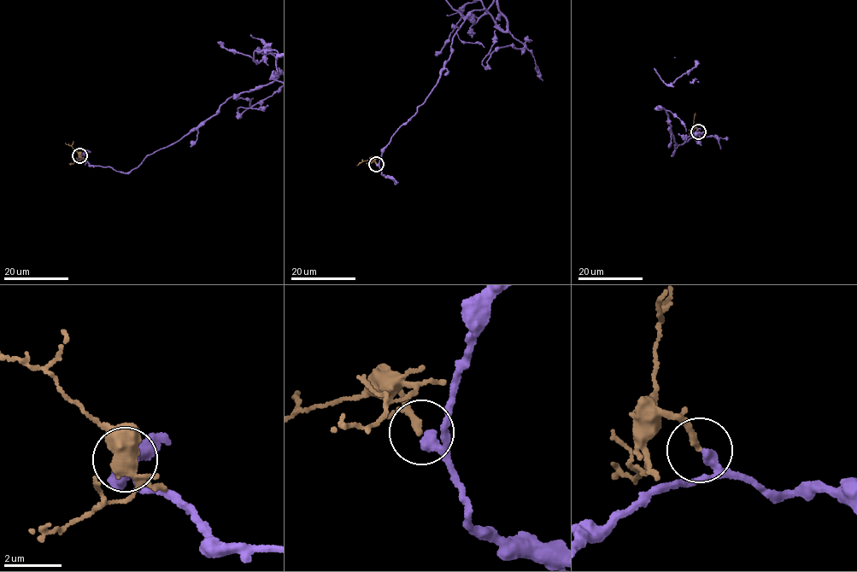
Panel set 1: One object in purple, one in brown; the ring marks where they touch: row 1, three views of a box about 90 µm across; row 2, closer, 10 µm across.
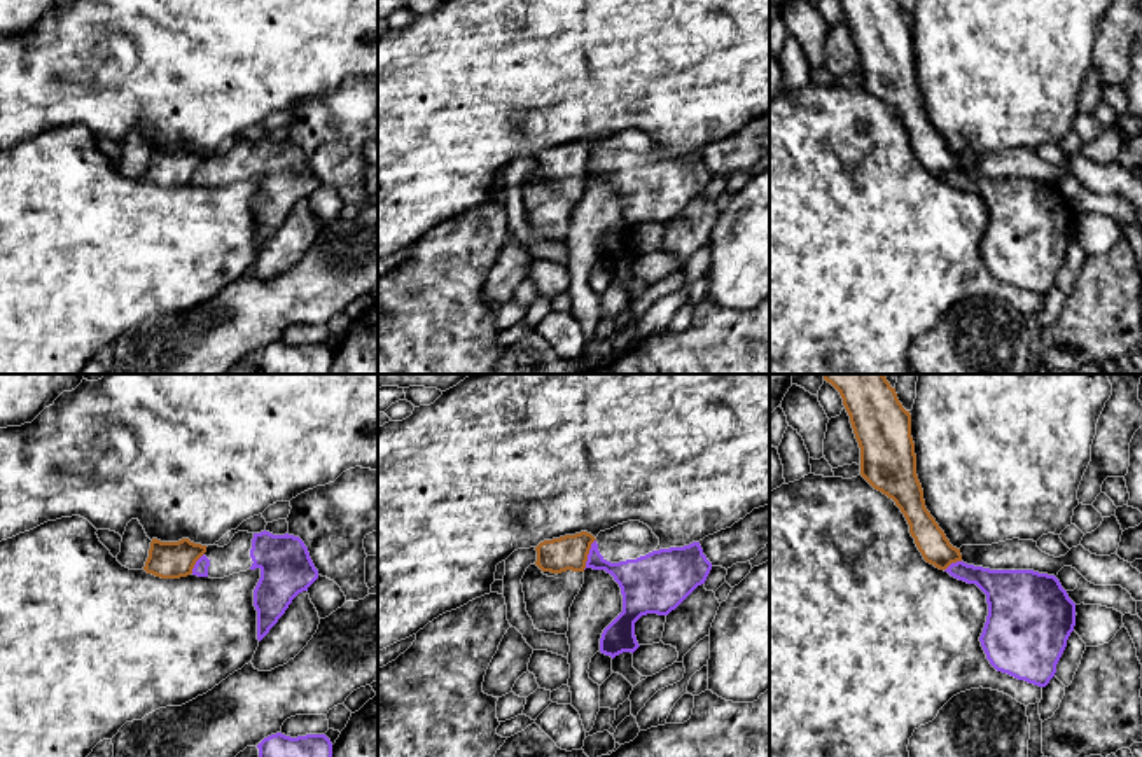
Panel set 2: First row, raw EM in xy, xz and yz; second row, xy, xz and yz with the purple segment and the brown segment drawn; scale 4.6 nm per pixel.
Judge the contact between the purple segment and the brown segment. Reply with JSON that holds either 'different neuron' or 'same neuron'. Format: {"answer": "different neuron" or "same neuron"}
{"answer": "different neuron"}

